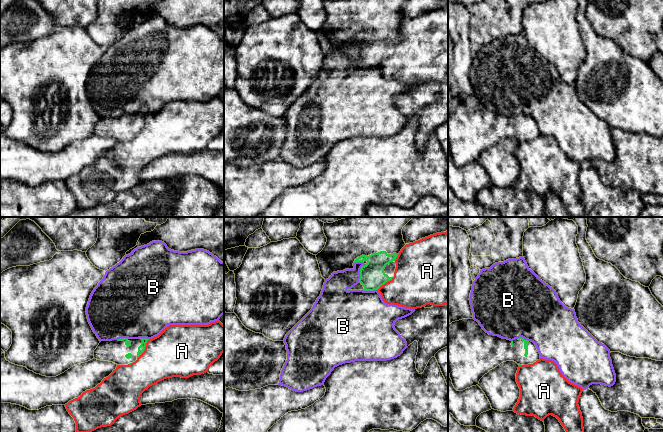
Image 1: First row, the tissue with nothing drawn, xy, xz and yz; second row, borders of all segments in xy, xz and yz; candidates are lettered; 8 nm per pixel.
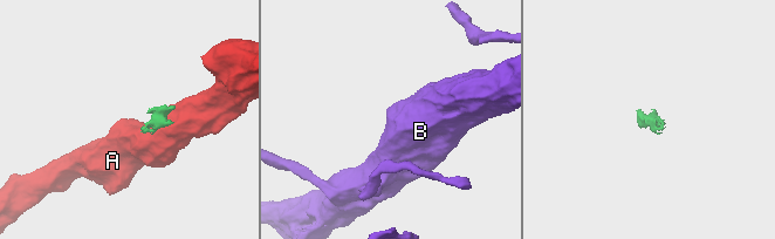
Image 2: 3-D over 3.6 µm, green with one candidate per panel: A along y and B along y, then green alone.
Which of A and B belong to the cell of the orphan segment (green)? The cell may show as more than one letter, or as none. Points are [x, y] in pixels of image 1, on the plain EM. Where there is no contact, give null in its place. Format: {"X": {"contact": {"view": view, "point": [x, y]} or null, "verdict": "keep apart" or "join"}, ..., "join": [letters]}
{"A": {"contact": {"view": "xy", "point": [144, 125]}, "verdict": "keep apart"}, "B": {"contact": {"view": "xz", "point": [360, 48]}, "verdict": "keep apart"}, "join": []}

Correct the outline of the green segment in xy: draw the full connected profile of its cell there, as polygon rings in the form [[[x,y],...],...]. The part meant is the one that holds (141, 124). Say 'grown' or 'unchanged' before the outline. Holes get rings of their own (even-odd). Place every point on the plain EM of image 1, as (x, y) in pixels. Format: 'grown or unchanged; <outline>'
grown; [[[120,114],[112,117],[101,117],[94,126],[94,134],[117,141],[128,141],[135,138],[144,128],[148,116],[147,114]]]

